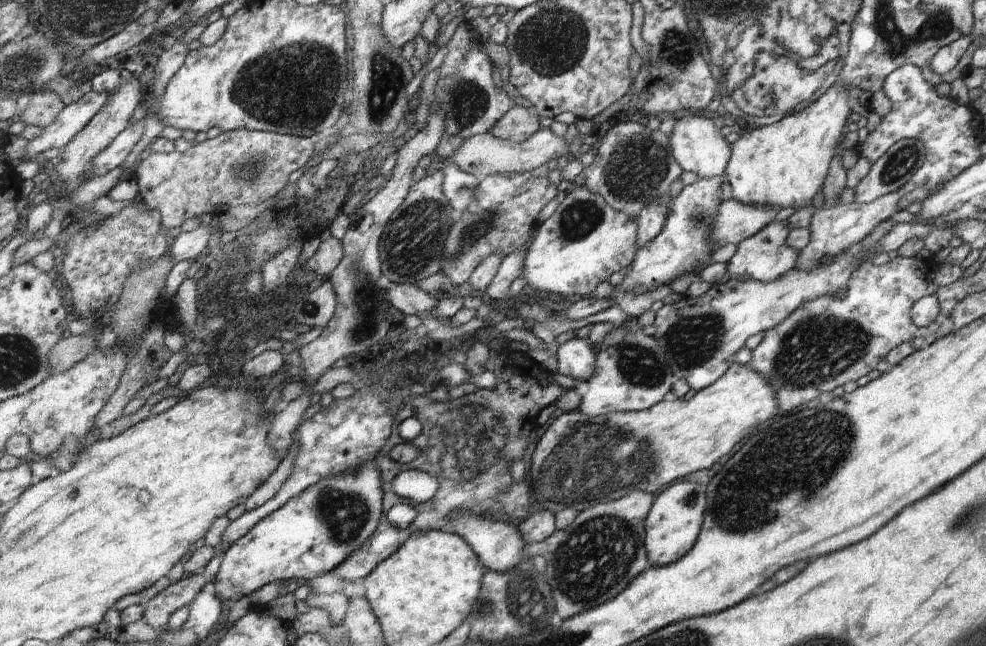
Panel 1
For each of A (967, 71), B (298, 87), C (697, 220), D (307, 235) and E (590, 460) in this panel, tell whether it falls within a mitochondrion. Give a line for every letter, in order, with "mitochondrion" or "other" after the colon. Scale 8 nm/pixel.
A: other
B: mitochondrion
C: mitochondrion
D: other
E: mitochondrion

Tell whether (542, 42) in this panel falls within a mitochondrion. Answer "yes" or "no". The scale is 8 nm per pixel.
yes

